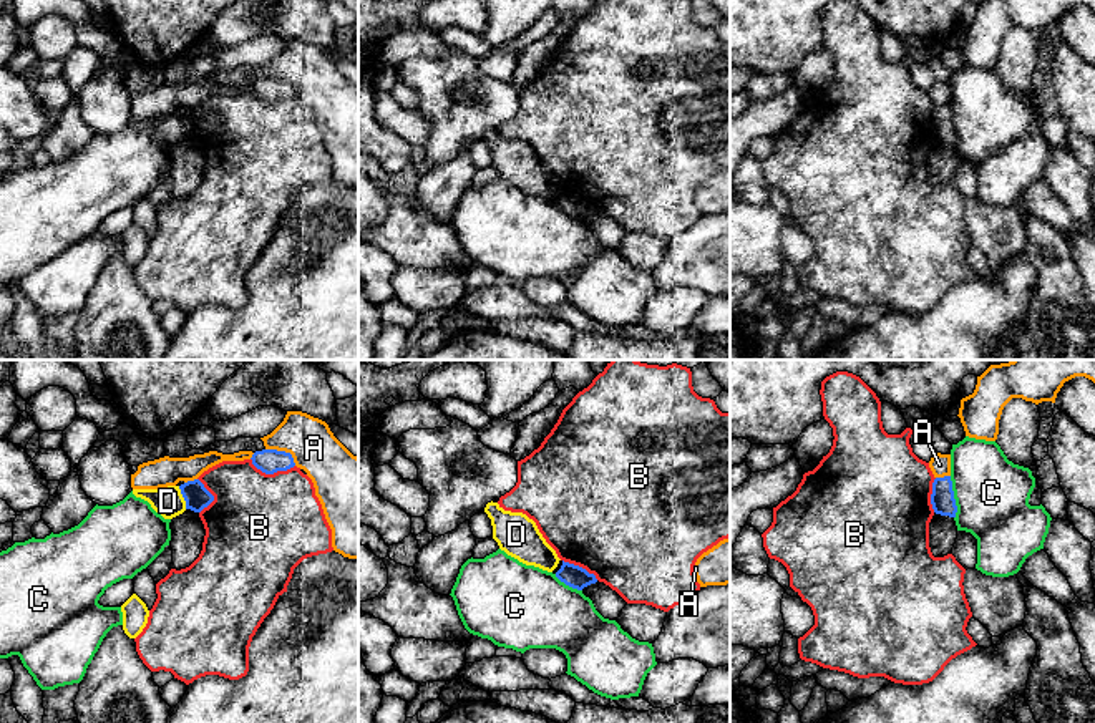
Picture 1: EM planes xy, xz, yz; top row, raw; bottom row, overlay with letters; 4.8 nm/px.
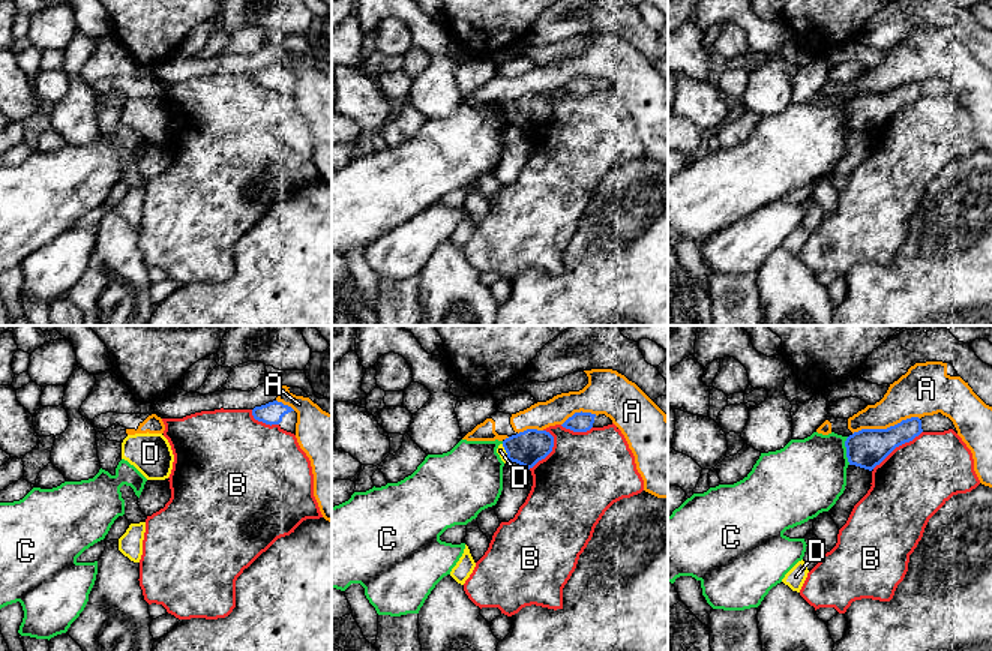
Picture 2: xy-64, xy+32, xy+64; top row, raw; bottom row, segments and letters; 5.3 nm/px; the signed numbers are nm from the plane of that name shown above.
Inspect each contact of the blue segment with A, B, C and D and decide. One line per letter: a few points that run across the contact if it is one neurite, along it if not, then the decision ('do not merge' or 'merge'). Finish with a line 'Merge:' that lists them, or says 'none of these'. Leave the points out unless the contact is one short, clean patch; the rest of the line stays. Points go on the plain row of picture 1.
A: do not merge
B: do not merge
C: line yz (949, 105), (956, 135), (954, 146); do not merge
D: line xy (178, 115), (186, 136); do not merge
Merge: none of these

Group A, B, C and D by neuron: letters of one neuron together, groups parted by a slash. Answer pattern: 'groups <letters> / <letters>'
groups A / B / C / D

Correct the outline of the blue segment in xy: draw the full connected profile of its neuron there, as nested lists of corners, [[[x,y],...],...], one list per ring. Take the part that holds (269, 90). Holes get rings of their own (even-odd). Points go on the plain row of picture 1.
[[[262,78],[252,83],[252,93],[265,103],[287,99],[295,95],[290,81],[277,78]]]

